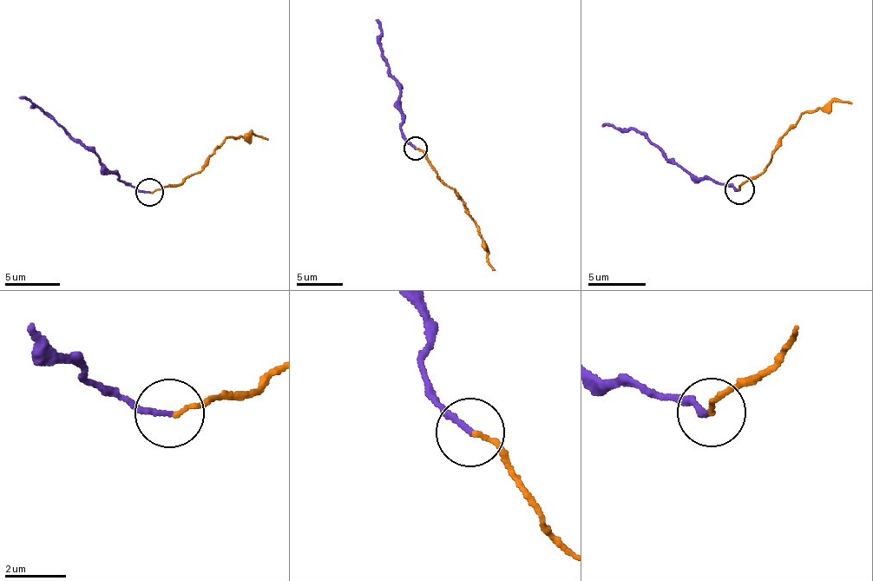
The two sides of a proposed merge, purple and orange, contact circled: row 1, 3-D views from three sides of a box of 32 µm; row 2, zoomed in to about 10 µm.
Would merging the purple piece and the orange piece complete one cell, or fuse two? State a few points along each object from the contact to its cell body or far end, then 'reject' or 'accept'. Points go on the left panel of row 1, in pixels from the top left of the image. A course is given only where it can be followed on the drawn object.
course purple (150, 191), (121, 181), (46, 114), (29, 102), (18, 98); course orange (150, 191), (181, 183), (203, 168), (217, 146), (232, 136), (253, 133), (267, 139); reject

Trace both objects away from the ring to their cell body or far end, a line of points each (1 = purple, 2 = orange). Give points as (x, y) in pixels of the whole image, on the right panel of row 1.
1: (738, 188), (692, 177), (672, 165), (642, 134), (633, 129), (604, 126)
2: (738, 188), (763, 173), (773, 153), (805, 111), (843, 100), (850, 103)

